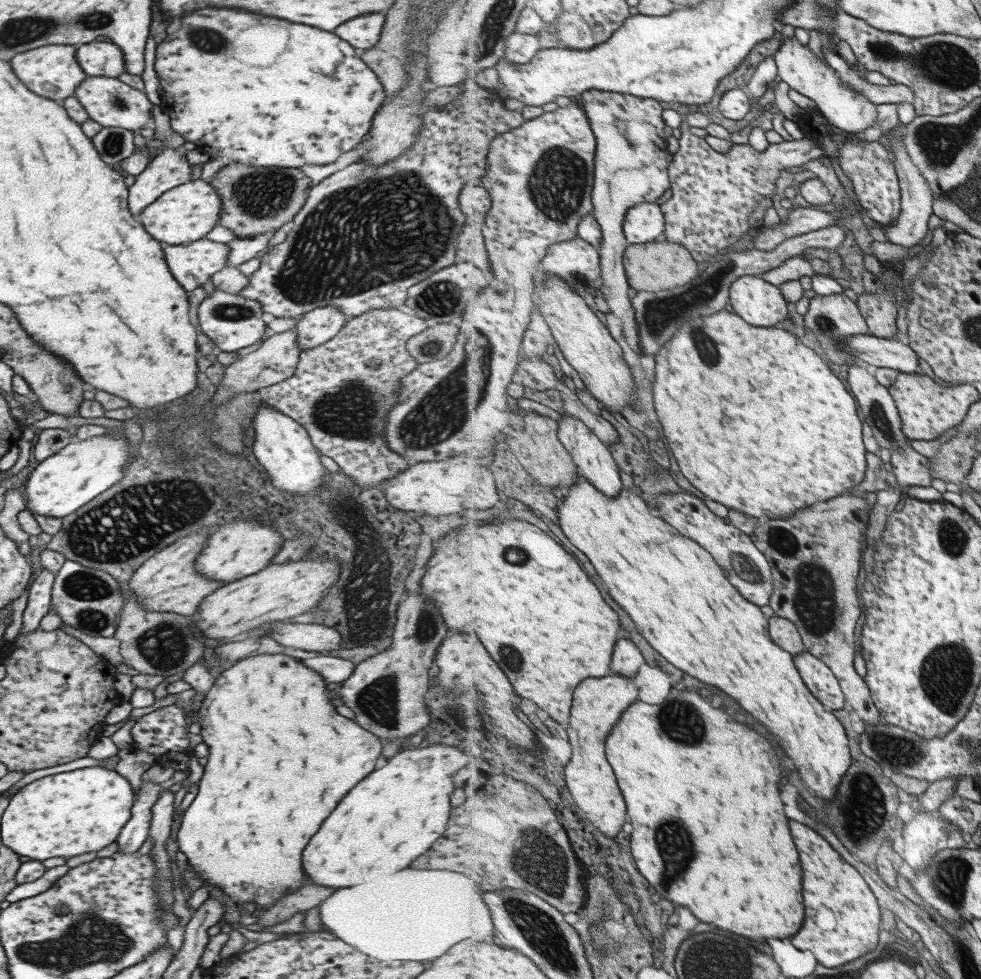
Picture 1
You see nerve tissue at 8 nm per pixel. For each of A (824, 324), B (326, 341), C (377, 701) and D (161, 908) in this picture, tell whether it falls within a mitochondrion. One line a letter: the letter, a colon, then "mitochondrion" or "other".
A: mitochondrion
B: other
C: mitochondrion
D: other

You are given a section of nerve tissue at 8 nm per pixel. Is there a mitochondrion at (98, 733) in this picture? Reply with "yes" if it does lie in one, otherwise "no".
no

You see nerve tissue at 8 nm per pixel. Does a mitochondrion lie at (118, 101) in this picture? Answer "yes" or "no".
yes

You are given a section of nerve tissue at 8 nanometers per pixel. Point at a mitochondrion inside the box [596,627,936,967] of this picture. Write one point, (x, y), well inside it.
(864, 808)

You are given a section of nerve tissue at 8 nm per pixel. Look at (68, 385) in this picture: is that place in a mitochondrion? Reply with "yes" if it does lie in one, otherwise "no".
yes

